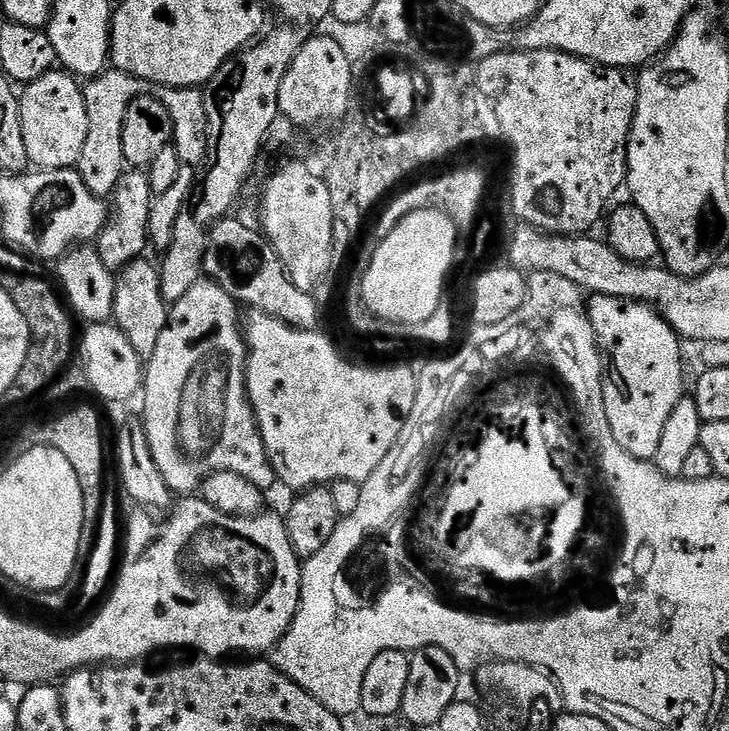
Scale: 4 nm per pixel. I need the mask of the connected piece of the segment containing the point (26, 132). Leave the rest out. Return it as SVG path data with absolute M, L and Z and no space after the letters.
M53 70L27 85L19 97L22 138L26 141L29 165L40 170L76 168L86 147L86 134L90 130L81 81L67 70Z

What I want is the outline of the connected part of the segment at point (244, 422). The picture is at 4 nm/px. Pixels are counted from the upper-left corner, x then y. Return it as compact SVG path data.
M207 278L200 279L190 286L186 298L178 298L178 302L171 305L166 330L162 330L158 346L154 346L154 354L146 360L142 385L142 426L150 442L150 454L154 454L154 466L158 466L166 486L176 494L195 493L203 481L215 472L240 474L263 490L270 490L278 484L252 403L248 401L248 346L242 316L240 320L236 308L237 300L220 284Z

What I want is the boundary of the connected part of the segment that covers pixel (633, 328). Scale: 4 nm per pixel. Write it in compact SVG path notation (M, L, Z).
M593 295L587 301L588 321L592 323L592 335L600 346L604 362L604 390L606 413L610 427L618 440L618 446L626 454L634 454L639 460L655 461L662 430L674 414L674 406L686 395L684 388L684 360L680 357L681 337L665 322L651 304L643 300L623 300L617 296Z

